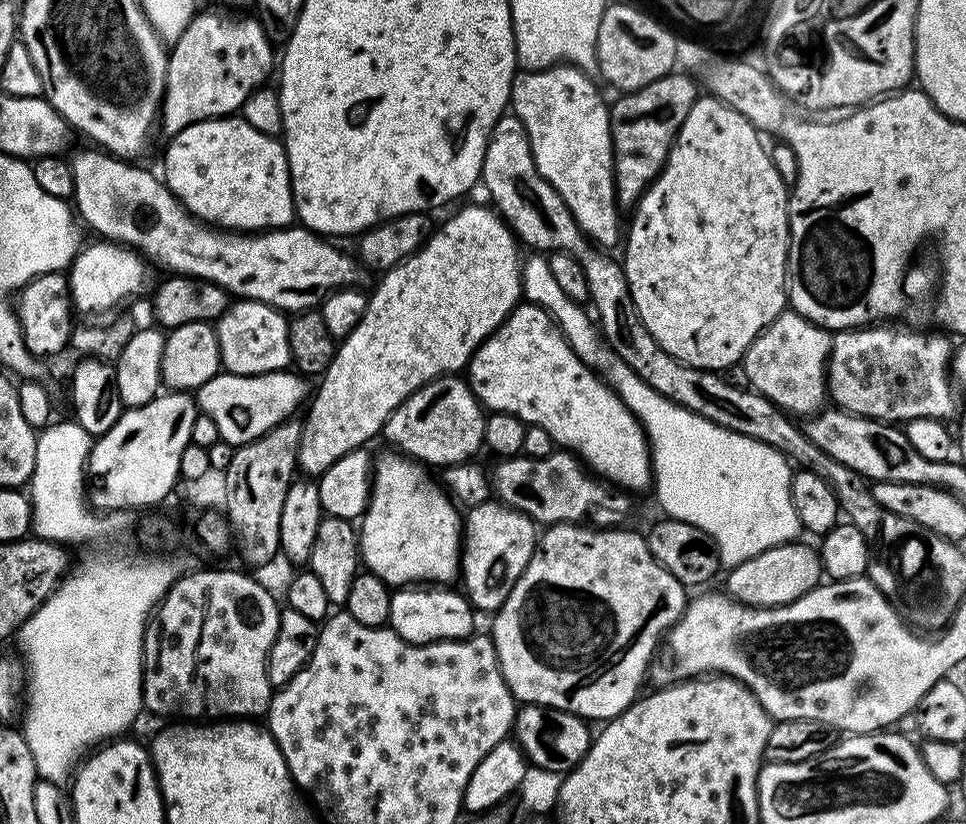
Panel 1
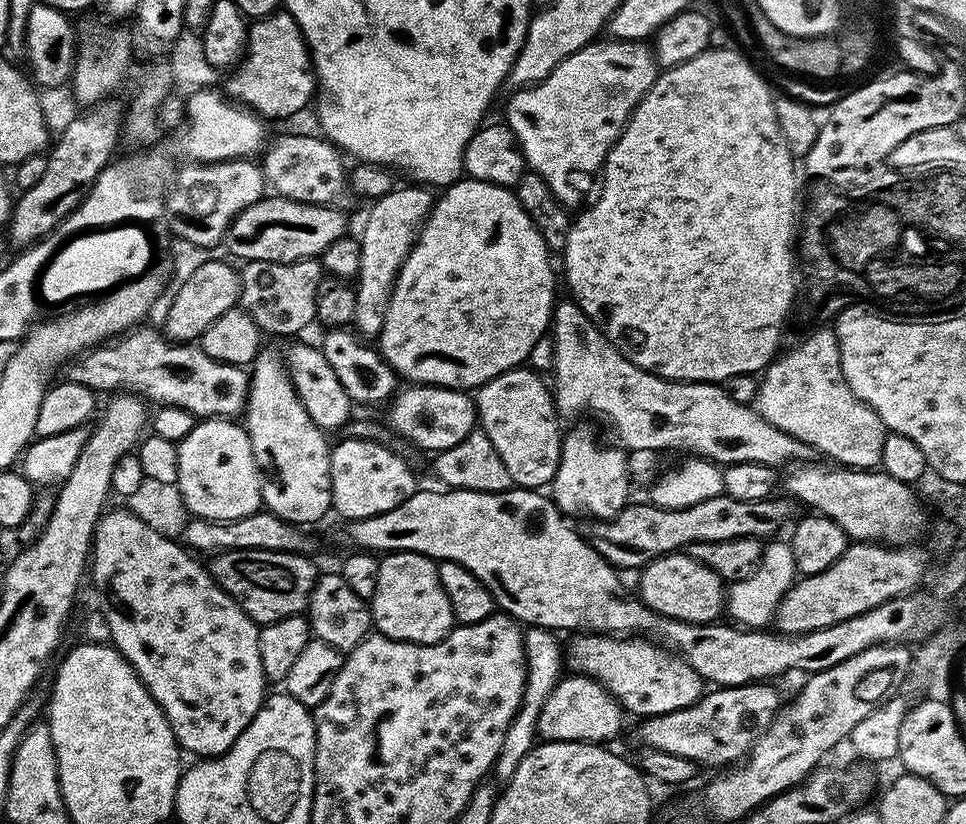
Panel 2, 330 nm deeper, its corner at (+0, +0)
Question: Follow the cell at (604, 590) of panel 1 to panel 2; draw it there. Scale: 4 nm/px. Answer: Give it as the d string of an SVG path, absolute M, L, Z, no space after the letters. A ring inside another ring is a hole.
M576 634L569 640L572 641L563 649L563 663L567 671L577 676L588 676L591 680L597 680L620 703L625 713L632 715L633 712L634 715L640 716L639 718L670 714L697 703L706 691L705 681L701 680L700 675L682 657L676 655L663 643L653 642L643 635L632 634L627 638L621 638L607 634Z

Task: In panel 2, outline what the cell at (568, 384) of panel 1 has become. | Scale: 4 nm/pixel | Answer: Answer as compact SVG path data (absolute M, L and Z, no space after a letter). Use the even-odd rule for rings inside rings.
M408 386L408 389L397 391L390 407L387 409L388 420L392 428L404 440L425 448L429 454L444 452L450 446L458 446L462 438L466 438L477 427L476 401L467 391L454 388L441 388L439 386Z

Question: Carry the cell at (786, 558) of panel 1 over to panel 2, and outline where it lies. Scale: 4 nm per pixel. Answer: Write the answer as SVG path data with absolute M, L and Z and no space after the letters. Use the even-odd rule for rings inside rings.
M669 554L657 556L654 560L649 560L644 565L640 576L640 589L638 595L649 608L652 608L661 616L669 616L675 620L684 620L688 624L711 624L721 619L722 613L726 608L726 588L720 576L714 574L702 562L698 562L687 554Z

